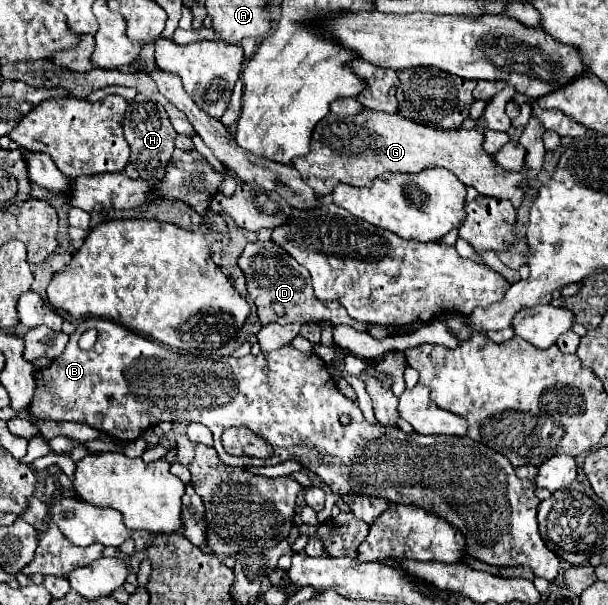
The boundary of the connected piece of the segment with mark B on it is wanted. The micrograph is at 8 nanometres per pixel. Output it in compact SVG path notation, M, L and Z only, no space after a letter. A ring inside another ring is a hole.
M87 319L87 321L83 321L83 323L77 325L75 333L71 335L71 341L69 341L67 349L65 349L65 351L63 351L49 367L33 371L33 377L35 377L35 385L37 385L37 387L35 387L35 395L33 395L31 403L29 403L29 413L31 413L31 417L35 417L35 419L39 419L39 421L45 421L45 419L47 419L47 421L55 421L55 423L61 423L61 421L79 421L79 423L87 423L89 427L93 427L93 429L97 429L97 431L101 431L101 433L107 433L107 435L111 435L111 437L115 437L115 439L119 439L119 441L123 441L123 443L125 443L125 441L127 441L127 443L129 443L129 441L135 441L137 437L141 437L141 433L143 433L145 429L157 425L157 423L161 423L161 421L173 421L173 423L175 423L175 421L185 421L185 423L195 421L195 423L201 423L201 425L205 425L205 427L211 429L213 439L215 439L215 451L219 453L219 457L221 457L221 461L223 461L225 465L233 465L233 467L257 465L257 467L259 467L259 465L277 465L277 463L283 463L283 461L297 461L297 463L301 463L307 471L319 475L319 477L331 487L331 491L337 493L345 503L349 503L349 497L351 497L351 495L381 497L381 499L385 499L385 501L389 501L389 503L397 503L397 505L415 505L415 507L421 507L421 509L425 509L425 511L429 511L429 513L435 513L435 515L443 517L445 521L449 521L451 525L455 525L455 527L467 537L467 553L473 555L475 559L483 561L483 563L497 565L497 567L529 565L529 567L533 569L535 577L543 577L543 579L547 579L547 581L553 581L553 579L559 575L559 571L561 571L561 561L559 561L559 557L557 557L553 551L549 551L549 549L545 547L545 543L543 543L543 539L541 539L541 535L539 535L539 529L537 529L537 505L539 505L539 499L535 497L535 483L529 481L529 479L525 479L525 481L519 479L519 477L515 475L513 465L509 463L509 459L507 459L505 455L501 455L501 453L497 453L497 451L493 451L493 449L489 449L489 447L485 447L485 445L481 445L481 443L477 443L477 441L473 441L473 439L469 439L467 435L465 435L465 437L455 437L455 435L421 435L421 433L417 433L417 431L405 433L405 431L401 431L401 429L395 427L395 425L383 425L383 423L379 423L379 421L369 423L369 421L363 417L363 413L361 413L357 401L351 401L351 399L347 399L343 393L339 393L339 389L337 389L337 385L335 385L335 379L331 377L329 369L325 367L325 363L323 363L315 353L303 353L303 351L293 349L291 345L285 345L285 347L281 347L281 349L277 349L277 351L271 351L271 353L259 353L257 357L247 355L247 357L243 357L243 359L233 359L233 357L217 357L217 359L207 357L207 359L205 359L205 357L195 357L195 355L179 353L179 351L175 351L175 349L171 349L171 347L167 347L167 345L159 345L159 343L155 343L155 341L149 341L149 339L145 339L145 337L141 337L141 335L129 331L127 327L121 327L121 325L113 323L113 321L105 321L105 319ZM91 327L97 329L97 333L99 333L99 337L97 337L97 341L95 341L95 347L89 349L89 351L81 351L79 345L77 345L77 341L79 341L81 333L87 331L87 329L91 329ZM263 367L269 367L269 373L263 373ZM343 413L351 415L351 419L353 419L351 425L347 425L347 427L339 425L339 415L343 415ZM227 427L249 427L251 431L255 431L257 435L265 437L265 439L275 447L275 455L273 455L271 459L257 459L257 457L233 457L233 455L225 453L225 449L223 449L223 445L221 445L221 433L223 433L223 429L227 429Z

